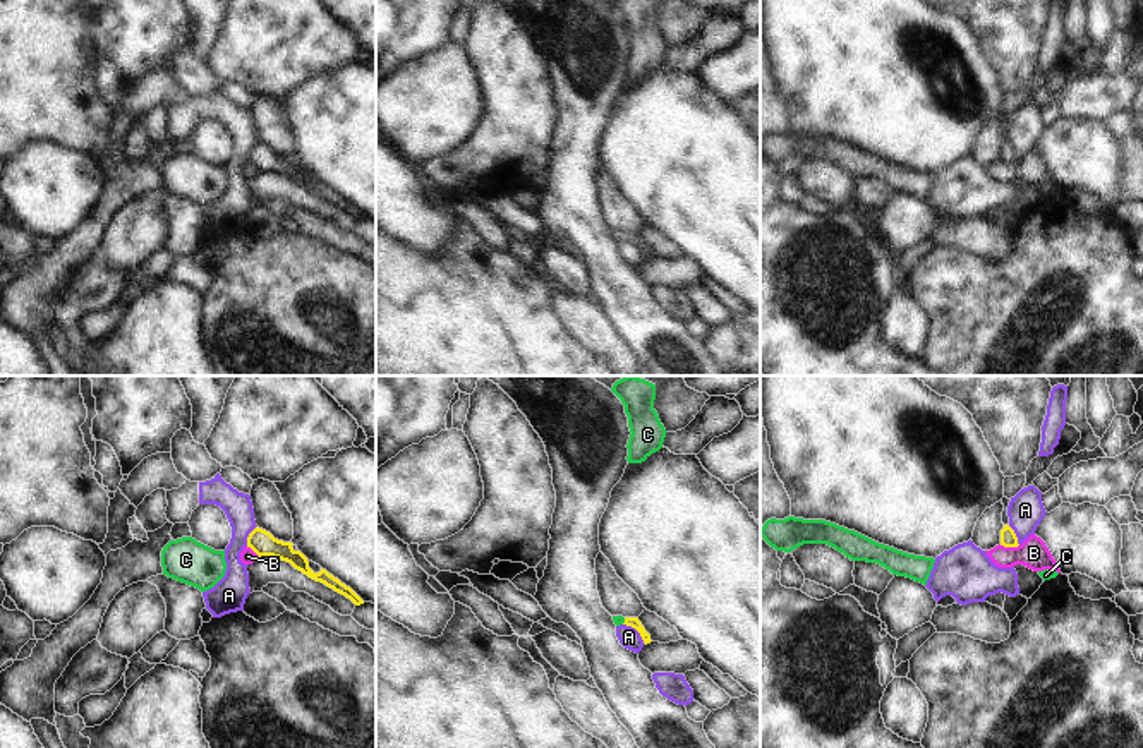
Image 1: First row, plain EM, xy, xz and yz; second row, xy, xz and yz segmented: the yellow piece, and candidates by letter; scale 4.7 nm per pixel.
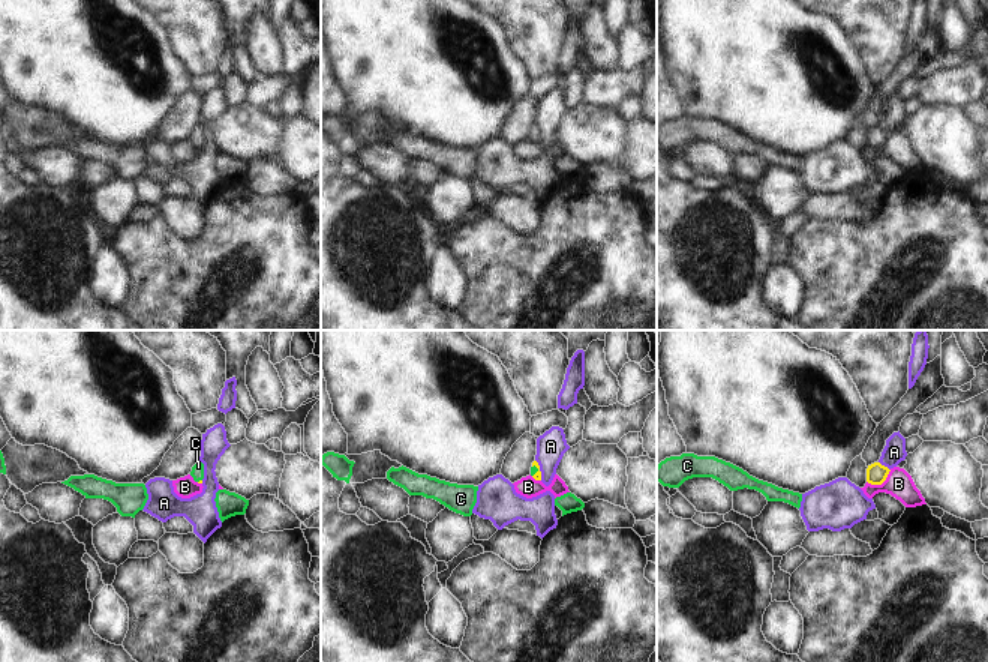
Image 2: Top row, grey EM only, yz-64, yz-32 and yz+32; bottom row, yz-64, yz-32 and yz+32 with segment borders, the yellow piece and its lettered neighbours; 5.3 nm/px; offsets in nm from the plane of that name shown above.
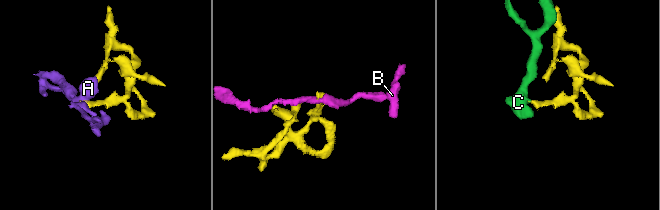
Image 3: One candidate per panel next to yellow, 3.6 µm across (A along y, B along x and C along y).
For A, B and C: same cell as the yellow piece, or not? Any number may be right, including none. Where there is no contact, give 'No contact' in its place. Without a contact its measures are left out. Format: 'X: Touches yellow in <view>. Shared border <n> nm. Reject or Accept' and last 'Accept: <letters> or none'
A: Touches yellow in xz. Shared border 150 nm. Reject
B: Touches yellow in yz. Shared border 100 nm. Reject
C: Touches yellow in xz. Shared border 40 nm. Accept
Accept: C.

